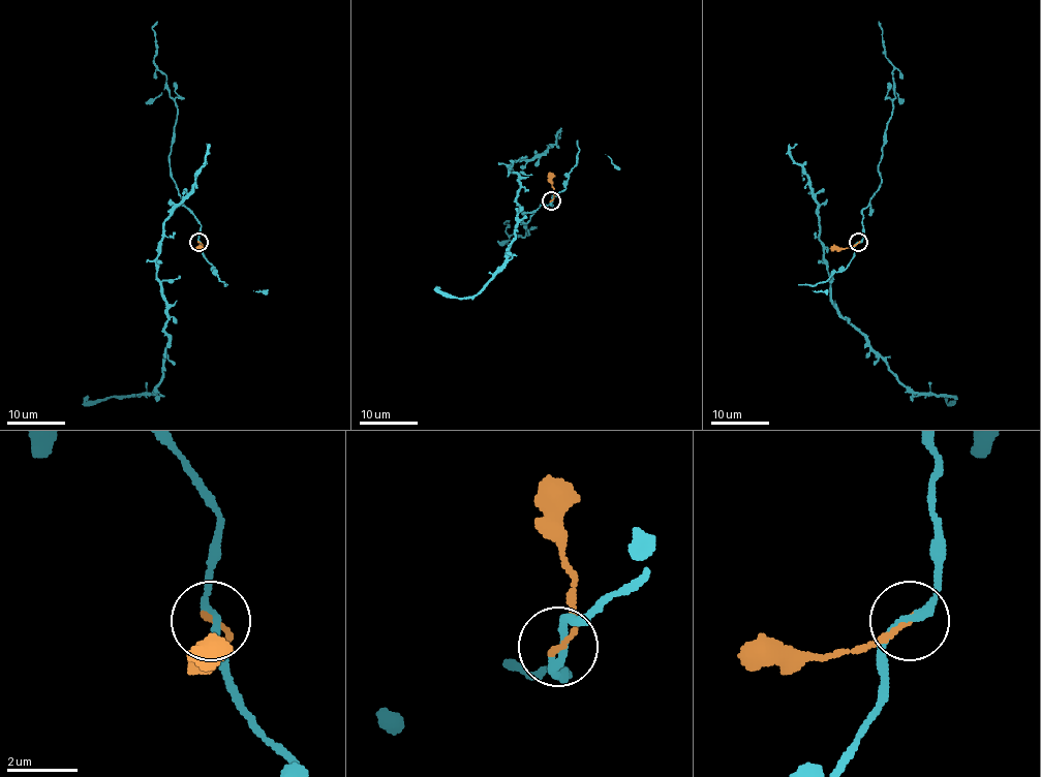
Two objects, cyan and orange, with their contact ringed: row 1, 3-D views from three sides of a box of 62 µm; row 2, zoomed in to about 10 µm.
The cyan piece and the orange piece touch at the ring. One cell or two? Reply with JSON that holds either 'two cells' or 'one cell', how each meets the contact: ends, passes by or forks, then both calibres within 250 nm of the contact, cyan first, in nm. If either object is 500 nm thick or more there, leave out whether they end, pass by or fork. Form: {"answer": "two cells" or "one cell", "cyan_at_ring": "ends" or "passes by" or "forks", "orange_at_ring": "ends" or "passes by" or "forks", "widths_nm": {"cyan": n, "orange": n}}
{"answer": "one cell", "cyan_at_ring": "passes by", "orange_at_ring": "ends", "widths_nm": {"cyan": 200, "orange": 160}}

